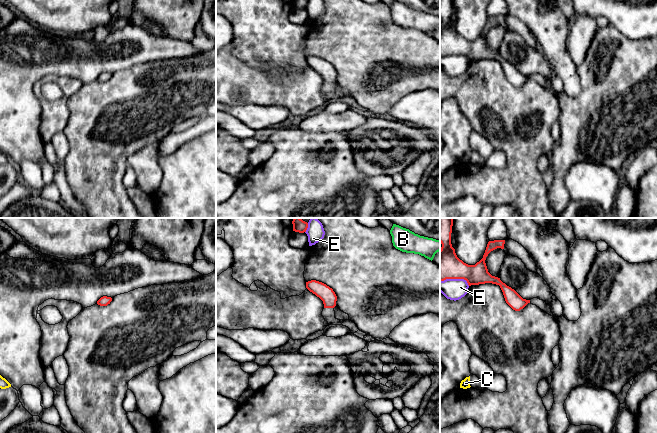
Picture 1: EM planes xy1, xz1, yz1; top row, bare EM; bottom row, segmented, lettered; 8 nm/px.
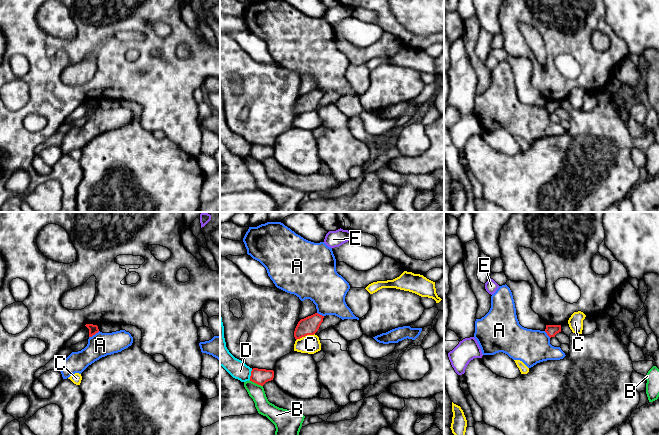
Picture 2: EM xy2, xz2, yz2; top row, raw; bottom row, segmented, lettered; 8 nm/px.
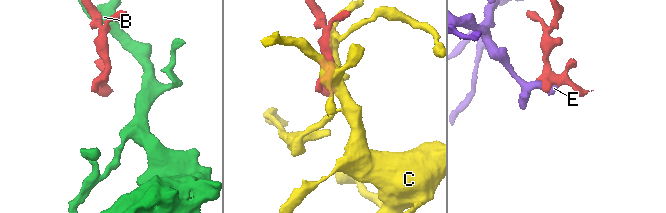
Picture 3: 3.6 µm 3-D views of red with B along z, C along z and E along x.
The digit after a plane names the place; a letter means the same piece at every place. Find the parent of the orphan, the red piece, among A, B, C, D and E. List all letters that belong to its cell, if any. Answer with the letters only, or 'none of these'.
none of these

